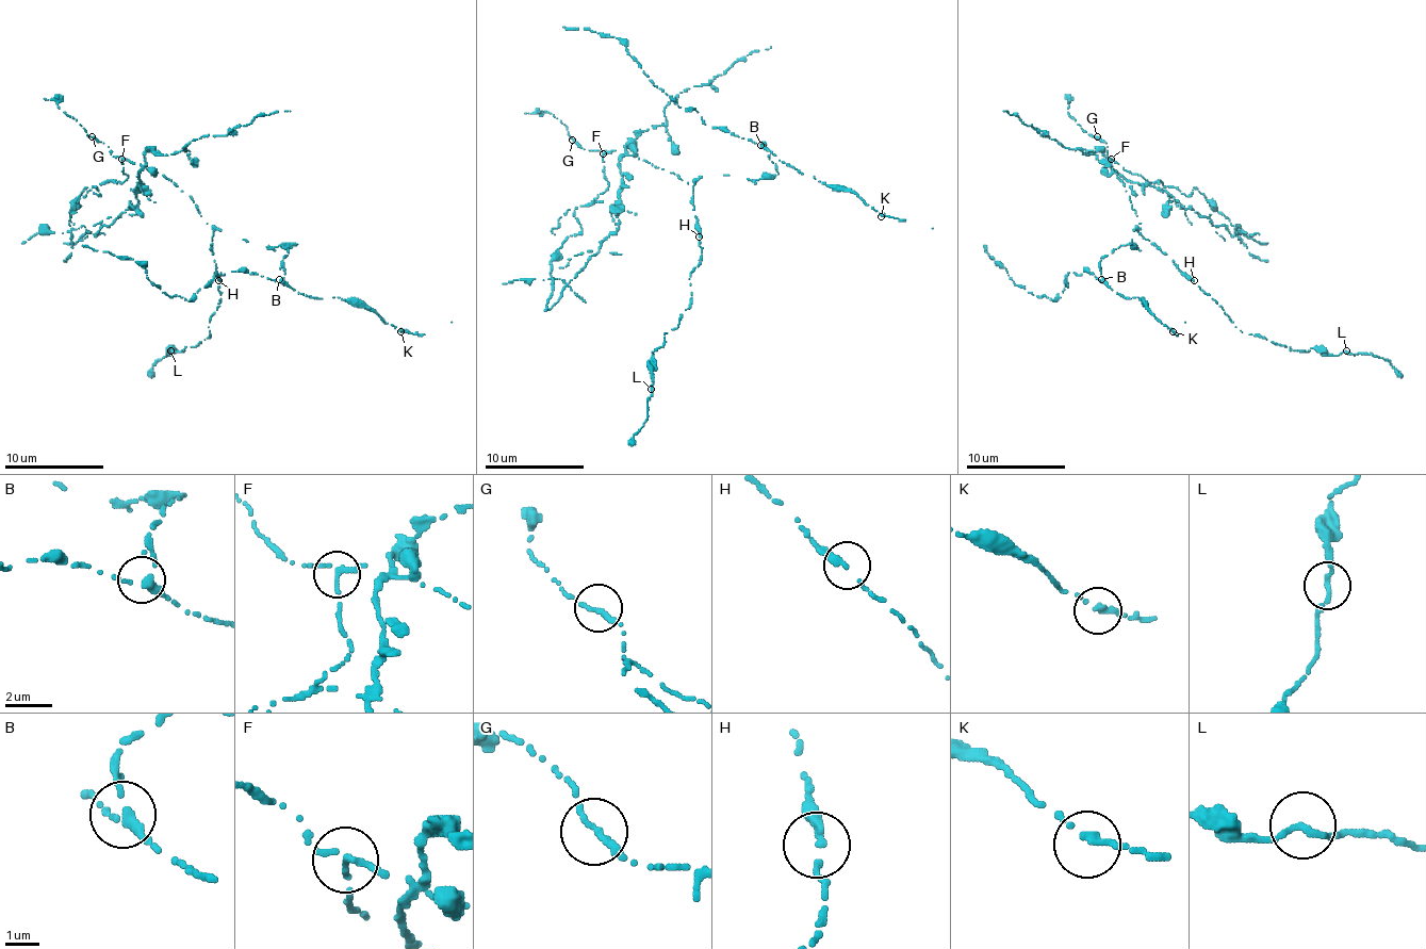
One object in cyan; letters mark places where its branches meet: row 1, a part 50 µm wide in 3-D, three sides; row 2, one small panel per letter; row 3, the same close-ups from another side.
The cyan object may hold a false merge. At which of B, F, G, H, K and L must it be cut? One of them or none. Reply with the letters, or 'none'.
F

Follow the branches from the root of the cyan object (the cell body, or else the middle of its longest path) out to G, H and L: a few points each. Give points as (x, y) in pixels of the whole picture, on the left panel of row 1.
G: (158, 173), (138, 176), (136, 208), (75, 230), (86, 187), (126, 180), (92, 136)
H: (158, 173), (191, 195), (200, 215), (212, 225), (212, 255), (217, 279)
L: (158, 173), (191, 195), (212, 225), (219, 279), (210, 333), (197, 346), (170, 350)

